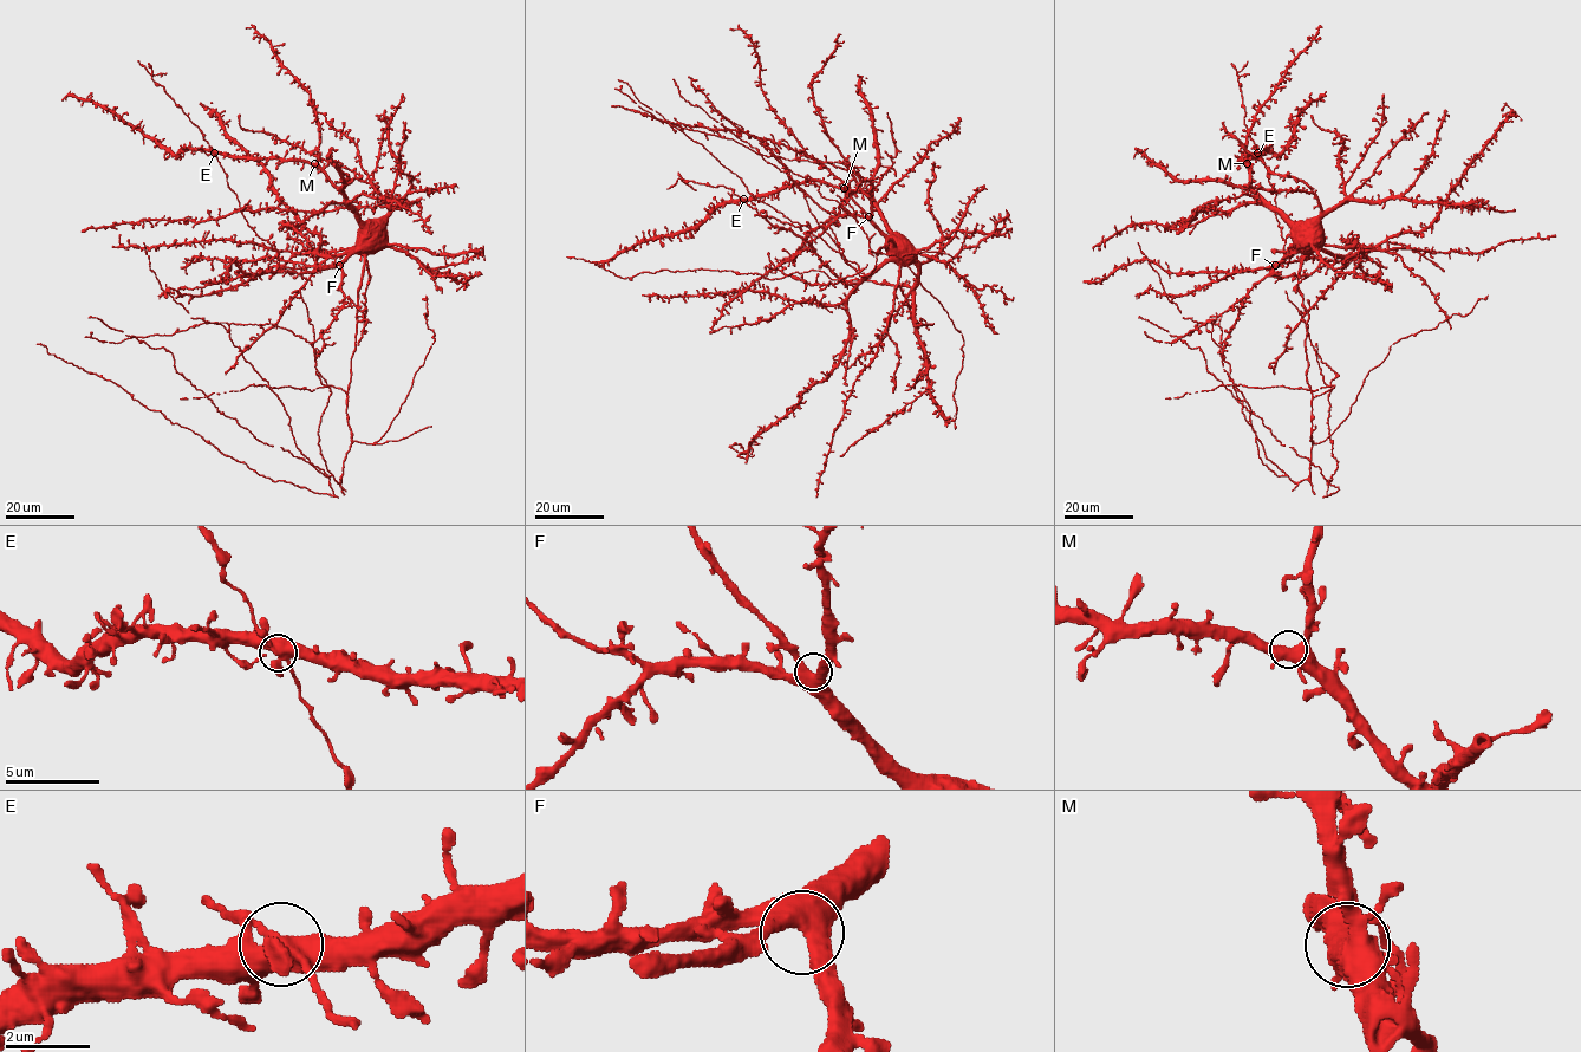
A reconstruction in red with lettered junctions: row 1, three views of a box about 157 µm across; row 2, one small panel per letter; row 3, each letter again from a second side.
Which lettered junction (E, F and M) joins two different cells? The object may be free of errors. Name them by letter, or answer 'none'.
none

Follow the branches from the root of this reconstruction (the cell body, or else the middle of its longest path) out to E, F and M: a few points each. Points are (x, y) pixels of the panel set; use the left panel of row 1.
E: (378, 234), (356, 214), (344, 195), (314, 166), (214, 153)
F: (378, 234), (339, 265)
M: (378, 234), (356, 214), (344, 195), (314, 163)

